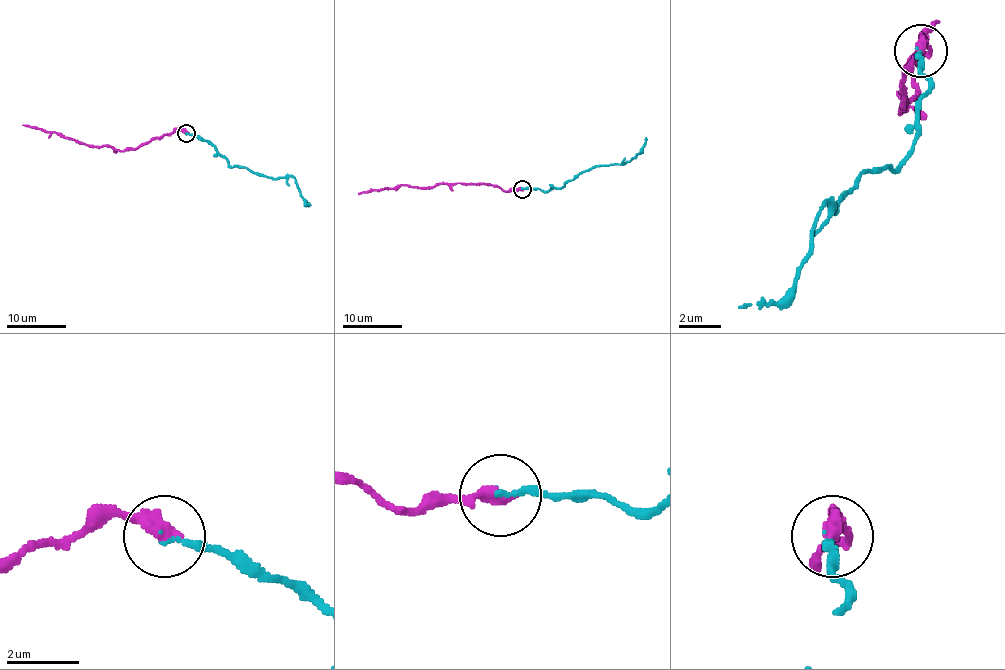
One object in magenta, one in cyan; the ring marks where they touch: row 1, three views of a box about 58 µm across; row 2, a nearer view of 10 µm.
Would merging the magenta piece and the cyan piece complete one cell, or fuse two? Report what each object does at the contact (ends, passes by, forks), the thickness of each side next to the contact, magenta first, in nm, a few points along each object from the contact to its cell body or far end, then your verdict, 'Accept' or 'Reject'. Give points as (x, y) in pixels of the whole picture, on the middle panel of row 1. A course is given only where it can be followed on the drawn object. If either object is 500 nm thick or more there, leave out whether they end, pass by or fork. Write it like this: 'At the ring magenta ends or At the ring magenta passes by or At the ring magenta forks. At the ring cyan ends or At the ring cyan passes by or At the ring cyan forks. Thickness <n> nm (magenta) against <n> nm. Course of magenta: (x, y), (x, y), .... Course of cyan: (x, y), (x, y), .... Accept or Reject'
At the ring magenta ends. At the ring cyan ends. Thickness 440 nm (magenta) against 160 nm. Course of magenta: (522, 189), (504, 190), (492, 185), (445, 183), (424, 188), (397, 185), (392, 189), (358, 193). Course of cyan: (522, 189), (561, 188), (600, 165), (628, 162), (643, 147), (646, 137). Accept

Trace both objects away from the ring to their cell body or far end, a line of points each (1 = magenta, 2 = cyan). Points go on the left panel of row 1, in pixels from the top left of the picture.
1: (186, 133), (174, 130), (134, 149), (116, 151), (109, 146), (88, 146), (56, 133), (22, 125)
2: (186, 133), (207, 140), (230, 166), (246, 167), (274, 179), (292, 176), (301, 197), (310, 206)

